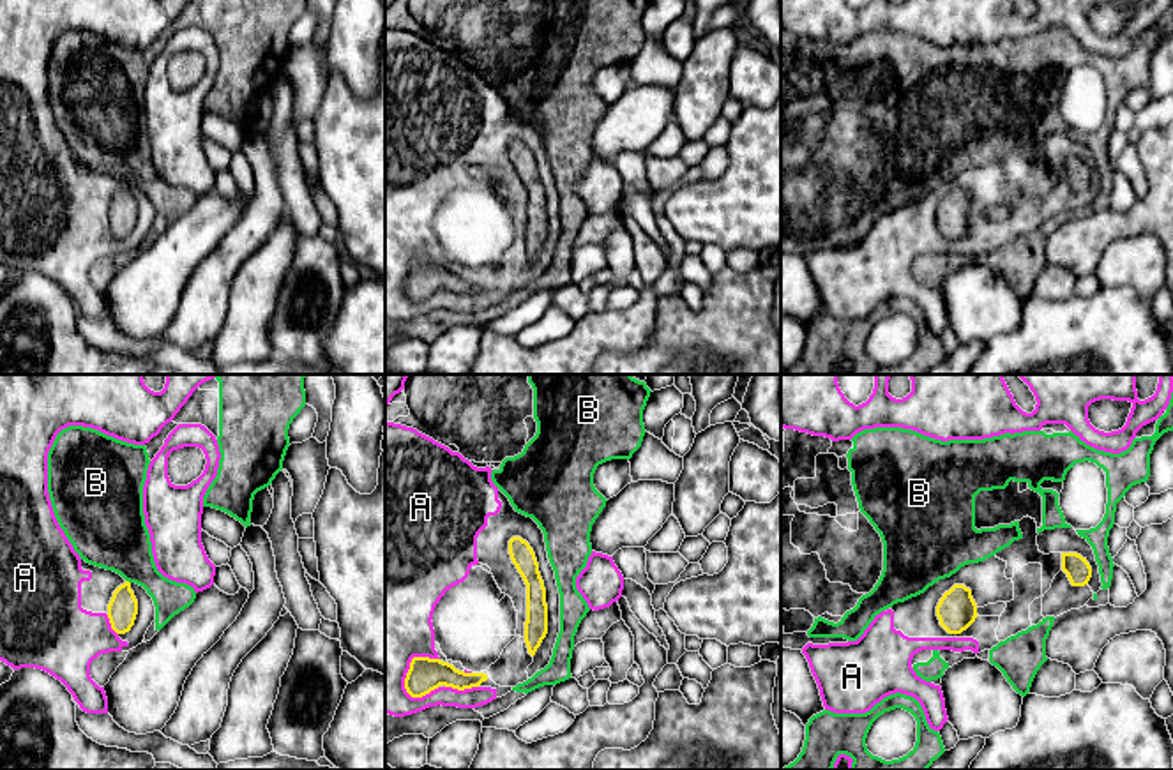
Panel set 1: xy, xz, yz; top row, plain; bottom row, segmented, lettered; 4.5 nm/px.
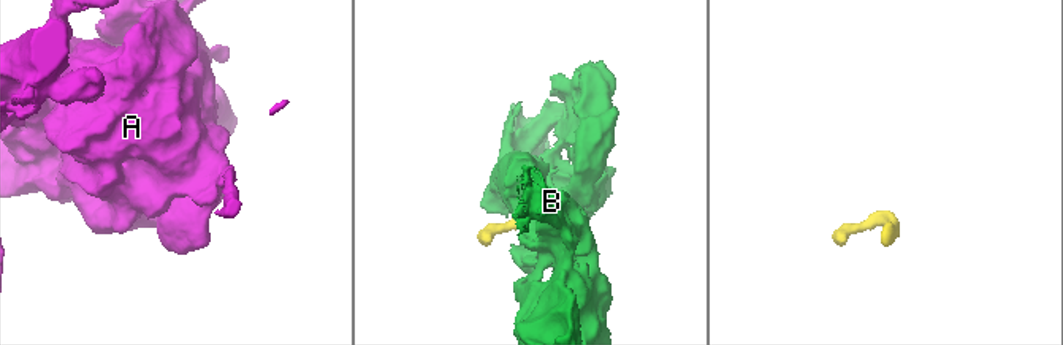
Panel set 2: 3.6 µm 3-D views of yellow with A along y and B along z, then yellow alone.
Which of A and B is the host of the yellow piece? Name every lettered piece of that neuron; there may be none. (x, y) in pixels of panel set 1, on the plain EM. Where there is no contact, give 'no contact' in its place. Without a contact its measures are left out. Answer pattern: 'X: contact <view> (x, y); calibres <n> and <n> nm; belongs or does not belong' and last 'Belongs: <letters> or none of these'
A: contact xz (410, 271); calibres 160 and 420 nm; does not belong
B: contact xy (128, 186); calibres 140 and 340 nm; belongs
Belongs: B

